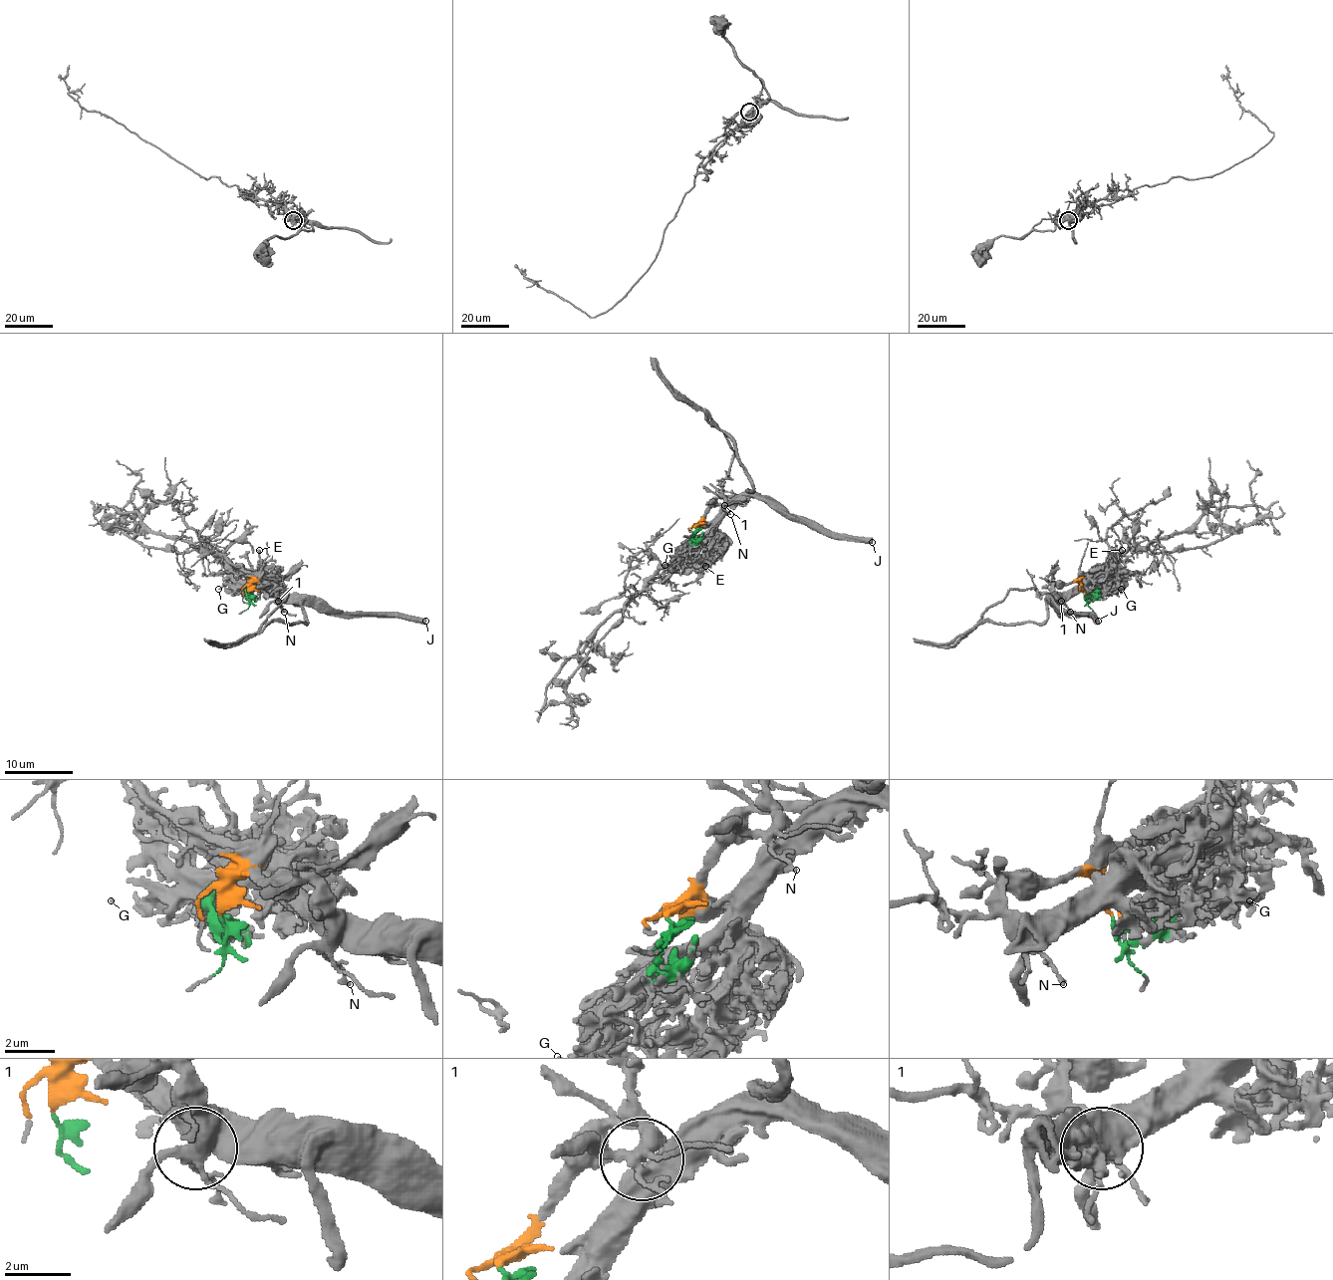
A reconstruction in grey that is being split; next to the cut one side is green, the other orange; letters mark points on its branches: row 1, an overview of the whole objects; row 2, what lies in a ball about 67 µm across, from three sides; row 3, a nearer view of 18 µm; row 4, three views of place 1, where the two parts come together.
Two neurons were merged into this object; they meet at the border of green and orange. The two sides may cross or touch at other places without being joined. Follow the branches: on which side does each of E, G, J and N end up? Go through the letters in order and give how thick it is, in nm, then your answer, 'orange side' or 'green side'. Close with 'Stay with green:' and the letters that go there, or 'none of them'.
E: calibre 240 nm; green side
G: calibre 180 nm; green side
J: calibre 600 nm; green side
N: calibre 110 nm; orange side
Stay with green: E, G, J

